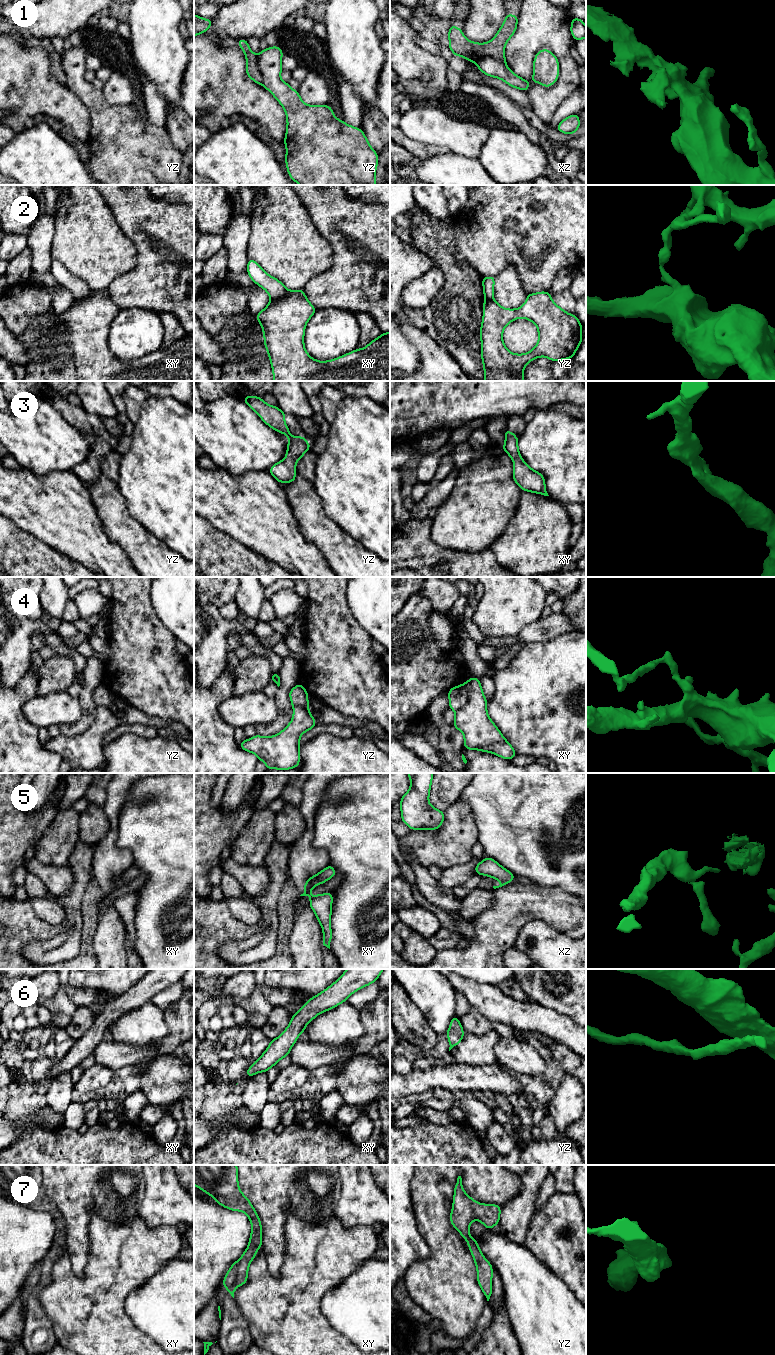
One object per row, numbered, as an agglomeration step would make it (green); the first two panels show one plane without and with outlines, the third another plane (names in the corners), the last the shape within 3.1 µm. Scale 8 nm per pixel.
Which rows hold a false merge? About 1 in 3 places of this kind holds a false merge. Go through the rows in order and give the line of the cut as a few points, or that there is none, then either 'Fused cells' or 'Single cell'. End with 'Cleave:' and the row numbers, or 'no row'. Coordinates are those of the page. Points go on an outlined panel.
1: Split along xz (475, 61), (485, 56), (491, 56), (507, 67). Fused cells
2: Split along xy (288, 291), (282, 296), (271, 300). Fused cells
3: No split. Single cell
4: Split along xy (464, 684), (467, 690), (467, 702), (456, 712). Fused cells
5: Split along xy (305, 883), (311, 888). Fused cells
6: No split. Single cell
7: No split. Single cell
Cleave: 1, 2, 4, 5

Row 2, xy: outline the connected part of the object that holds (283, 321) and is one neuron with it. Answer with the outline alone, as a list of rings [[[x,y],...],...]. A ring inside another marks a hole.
[[[299,289],[289,290],[283,297],[271,300],[261,312],[256,314],[256,319],[262,326],[264,345],[271,362],[273,381],[390,381],[390,332],[382,333],[366,347],[357,348],[336,359],[323,362],[313,359],[305,349],[304,334],[306,324],[316,310],[307,299],[303,289]]]

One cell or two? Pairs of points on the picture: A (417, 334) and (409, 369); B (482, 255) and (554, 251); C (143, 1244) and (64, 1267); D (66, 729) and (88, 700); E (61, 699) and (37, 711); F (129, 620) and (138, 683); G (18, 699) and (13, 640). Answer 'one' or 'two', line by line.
A: two
B: one
C: one
D: one
E: one
F: one
G: two

